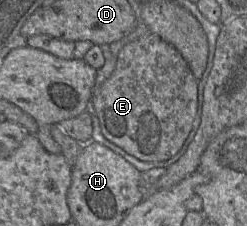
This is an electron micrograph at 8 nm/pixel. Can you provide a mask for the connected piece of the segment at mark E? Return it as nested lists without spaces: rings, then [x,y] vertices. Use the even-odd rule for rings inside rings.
[[[147,34],[127,43],[118,53],[115,68],[111,76],[106,79],[98,88],[94,86],[94,92],[90,101],[90,108],[87,110],[97,116],[101,131],[106,139],[122,148],[128,154],[145,162],[165,161],[173,157],[182,147],[190,133],[196,117],[198,105],[198,80],[194,77],[188,64],[178,50],[155,34]]]

